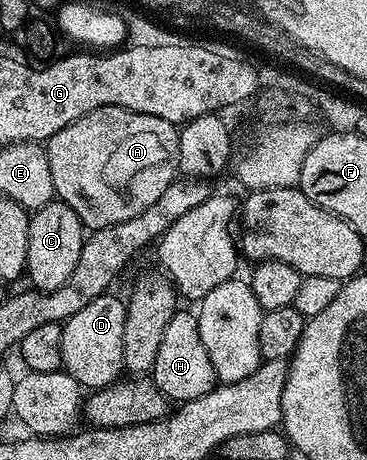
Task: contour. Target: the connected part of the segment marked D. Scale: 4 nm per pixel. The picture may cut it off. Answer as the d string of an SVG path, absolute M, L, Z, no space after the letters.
M108 292L85 304L81 312L73 312L73 316L62 323L62 369L88 391L101 390L120 381L124 373L121 340L125 333L126 315L126 301L118 298L115 292Z

